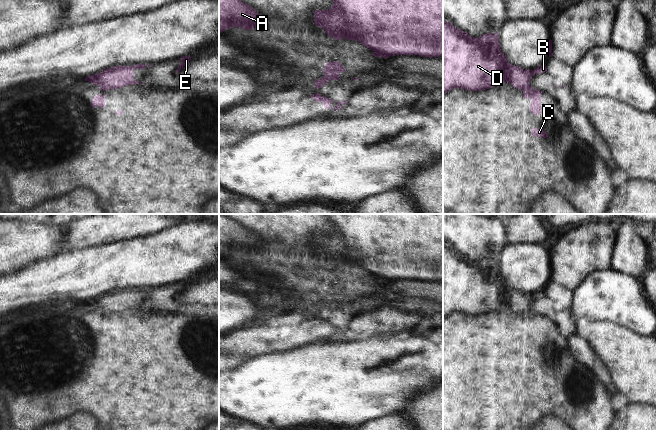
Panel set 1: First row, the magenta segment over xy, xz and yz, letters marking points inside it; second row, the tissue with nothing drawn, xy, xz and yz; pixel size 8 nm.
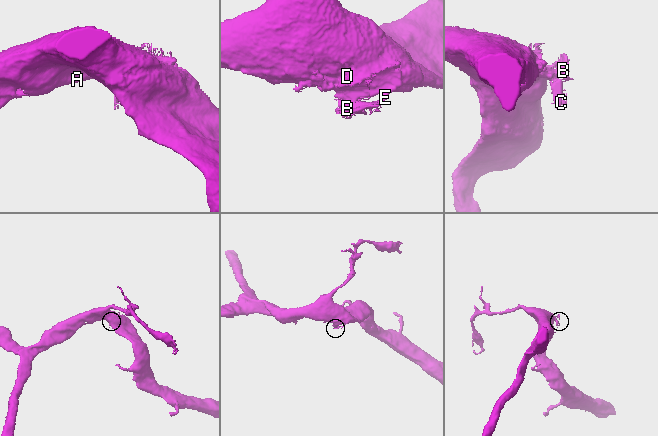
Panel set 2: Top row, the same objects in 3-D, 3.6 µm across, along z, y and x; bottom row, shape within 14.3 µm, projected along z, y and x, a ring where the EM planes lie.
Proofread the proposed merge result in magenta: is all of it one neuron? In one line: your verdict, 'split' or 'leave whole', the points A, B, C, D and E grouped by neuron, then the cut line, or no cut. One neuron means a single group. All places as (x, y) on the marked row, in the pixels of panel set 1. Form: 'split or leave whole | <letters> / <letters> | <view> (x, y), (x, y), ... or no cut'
split | A B D E / C | xz (333, 62), (332, 66), (334, 69), (340, 72)

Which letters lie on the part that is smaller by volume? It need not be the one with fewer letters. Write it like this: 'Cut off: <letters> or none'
Cut off: C.

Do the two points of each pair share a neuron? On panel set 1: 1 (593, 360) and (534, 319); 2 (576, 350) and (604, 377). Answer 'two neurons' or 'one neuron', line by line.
1: two neurons
2: one neuron

